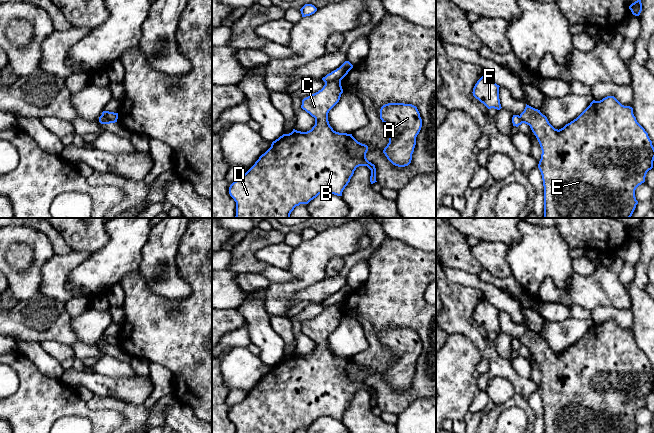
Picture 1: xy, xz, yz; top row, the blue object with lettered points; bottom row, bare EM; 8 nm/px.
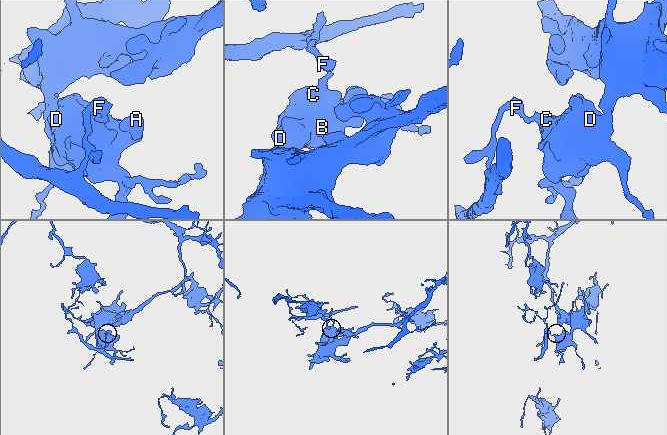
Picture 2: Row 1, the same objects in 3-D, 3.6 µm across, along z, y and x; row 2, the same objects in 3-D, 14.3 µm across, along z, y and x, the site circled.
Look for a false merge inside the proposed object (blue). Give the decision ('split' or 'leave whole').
split

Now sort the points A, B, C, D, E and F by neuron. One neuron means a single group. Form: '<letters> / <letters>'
A B C D E / F

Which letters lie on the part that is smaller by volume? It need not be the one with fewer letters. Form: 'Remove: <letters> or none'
Remove: F

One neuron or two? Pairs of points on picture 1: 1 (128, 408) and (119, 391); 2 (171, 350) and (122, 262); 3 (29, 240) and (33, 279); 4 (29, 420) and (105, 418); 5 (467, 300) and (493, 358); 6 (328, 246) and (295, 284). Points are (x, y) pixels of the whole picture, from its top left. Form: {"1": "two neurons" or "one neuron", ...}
{"1": "two neurons", "2": "two neurons", "3": "one neuron", "4": "one neuron", "5": "one neuron", "6": "one neuron"}

